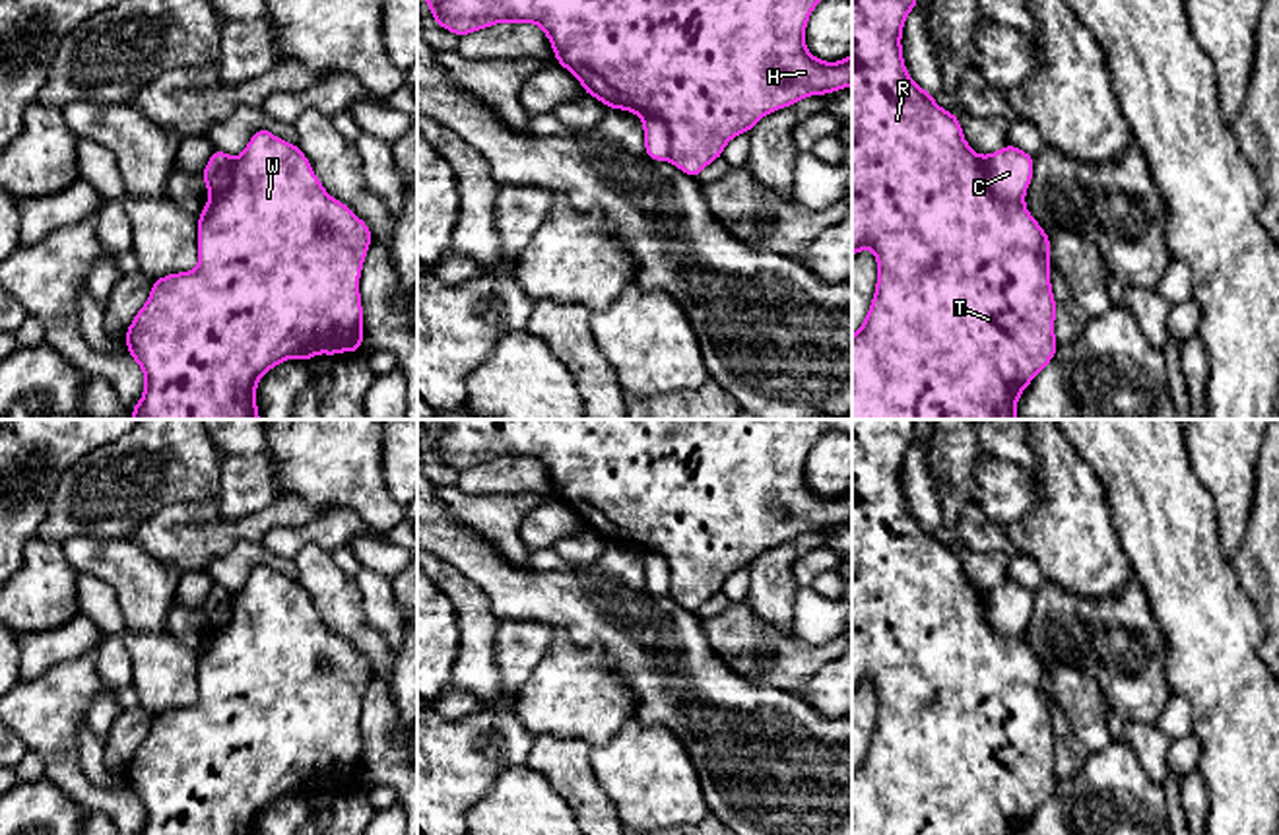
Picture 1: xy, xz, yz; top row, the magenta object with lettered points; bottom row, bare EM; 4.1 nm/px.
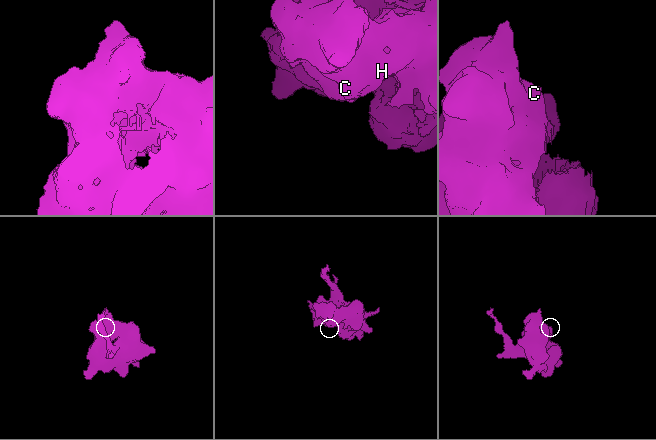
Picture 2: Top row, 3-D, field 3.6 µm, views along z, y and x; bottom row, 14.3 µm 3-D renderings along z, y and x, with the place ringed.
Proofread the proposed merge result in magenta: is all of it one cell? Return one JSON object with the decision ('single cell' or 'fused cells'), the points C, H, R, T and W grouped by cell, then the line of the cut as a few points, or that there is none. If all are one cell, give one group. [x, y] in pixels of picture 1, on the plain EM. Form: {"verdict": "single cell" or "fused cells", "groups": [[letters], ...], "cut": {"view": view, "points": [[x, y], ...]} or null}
{"verdict": "fused cells", "groups": [["C"], ["H", "R", "T", "W"]], "cut": {"view": "yz", "points": [[979, 591], [986, 620], [998, 632], [1023, 632]]}}

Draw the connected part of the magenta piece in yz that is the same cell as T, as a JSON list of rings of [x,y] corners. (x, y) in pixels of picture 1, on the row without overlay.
[[[852,419],[852,691],[869,684],[877,695],[875,730],[860,765],[852,771],[852,835],[1019,835],[1038,806],[1054,792],[1056,734],[1048,701],[1050,670],[1027,647],[1023,633],[998,633],[988,621],[984,598],[967,579],[955,548],[947,548],[932,526],[908,511],[902,493],[902,460],[918,441],[914,419]]]

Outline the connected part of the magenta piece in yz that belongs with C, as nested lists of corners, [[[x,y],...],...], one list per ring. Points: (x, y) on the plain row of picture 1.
[[[1007,579],[990,590],[980,590],[980,594],[986,604],[988,621],[998,633],[1009,635],[1025,631],[1033,616],[1034,590]]]

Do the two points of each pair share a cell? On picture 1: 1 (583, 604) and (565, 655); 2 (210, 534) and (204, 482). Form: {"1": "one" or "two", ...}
{"1": "two", "2": "two"}

